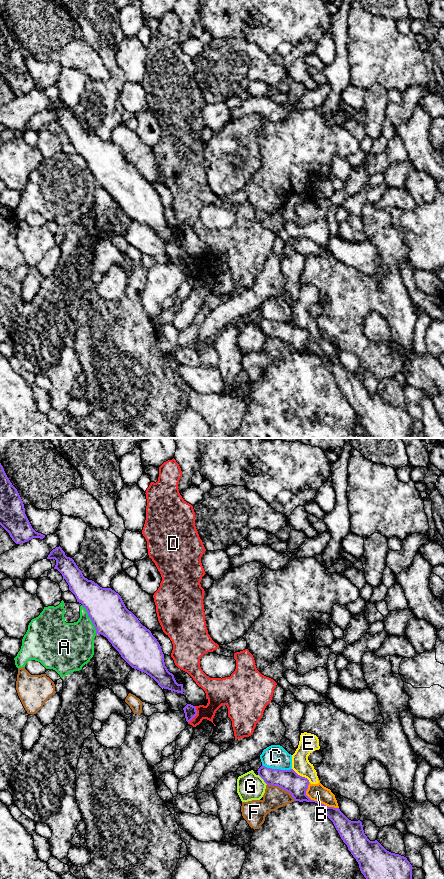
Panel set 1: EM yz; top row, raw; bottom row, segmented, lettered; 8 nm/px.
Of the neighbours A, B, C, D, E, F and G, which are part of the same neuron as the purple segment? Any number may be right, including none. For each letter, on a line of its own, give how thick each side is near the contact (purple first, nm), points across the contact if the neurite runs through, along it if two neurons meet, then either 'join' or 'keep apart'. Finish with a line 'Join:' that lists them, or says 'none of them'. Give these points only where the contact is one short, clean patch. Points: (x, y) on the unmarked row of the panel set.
A: 300/340 nm | keep apart
B: 170/140 nm | keep apart
C: 170/190 nm | keep apart
D: 100/200 nm | along yz (195, 258), (196, 266), (188, 274) | keep apart
E: 170/140 nm | along yz (292, 320), (310, 334) | keep apart
F: 170/180 nm | keep apart
G: 170/220 nm | keep apart
Join: none of them

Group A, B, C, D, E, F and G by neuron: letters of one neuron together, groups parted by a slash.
A / B E / C / D / F / G

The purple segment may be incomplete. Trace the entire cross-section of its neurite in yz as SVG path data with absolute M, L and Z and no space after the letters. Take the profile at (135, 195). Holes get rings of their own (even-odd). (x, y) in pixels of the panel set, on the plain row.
M60 98L47 111L56 112L54 121L62 126L77 154L86 161L96 186L106 189L132 220L149 227L161 240L184 246L183 236L178 236L165 218L159 194L126 160L118 145L85 130Z

